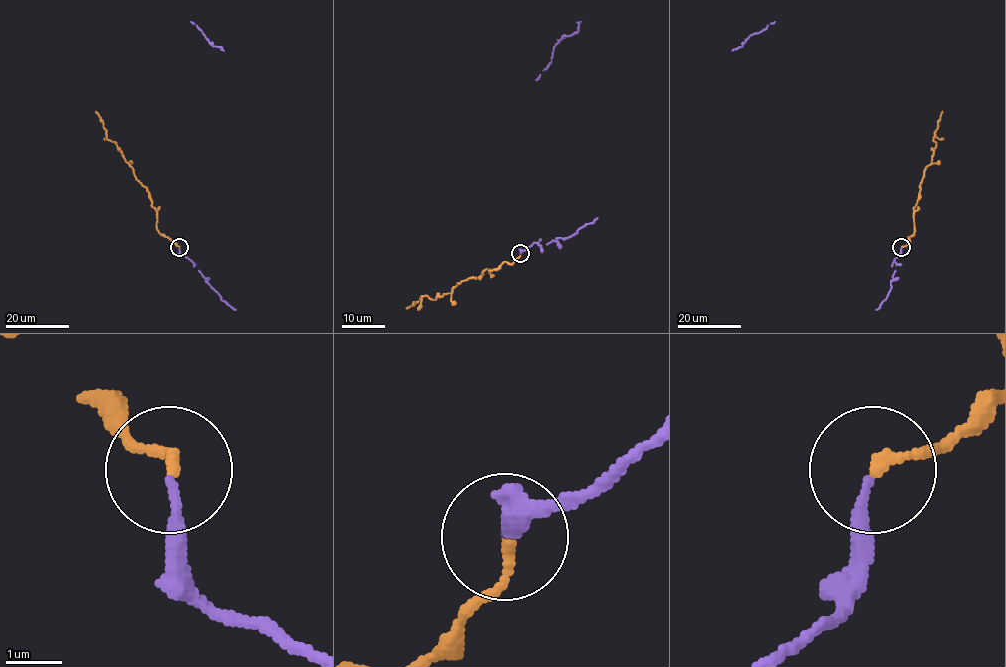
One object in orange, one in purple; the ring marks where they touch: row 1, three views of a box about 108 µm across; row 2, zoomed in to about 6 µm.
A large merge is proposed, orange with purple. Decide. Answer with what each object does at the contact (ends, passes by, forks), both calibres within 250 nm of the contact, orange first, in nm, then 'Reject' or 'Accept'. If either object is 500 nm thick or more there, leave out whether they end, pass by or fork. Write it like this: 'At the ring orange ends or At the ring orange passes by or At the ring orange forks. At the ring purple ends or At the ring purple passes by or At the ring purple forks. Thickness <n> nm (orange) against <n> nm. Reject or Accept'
At the ring orange ends. At the ring purple ends. Thickness 190 nm (orange) against 160 nm. Accept

